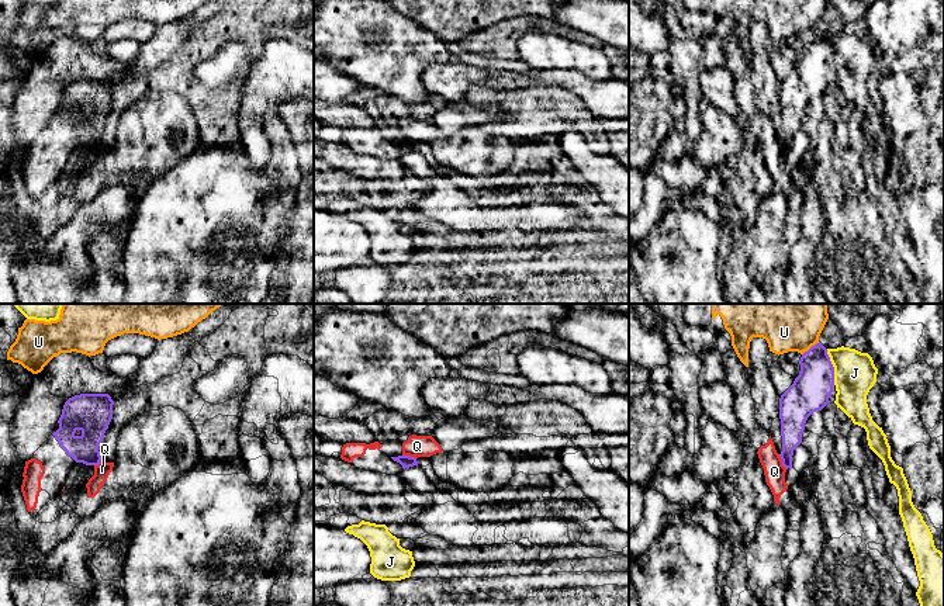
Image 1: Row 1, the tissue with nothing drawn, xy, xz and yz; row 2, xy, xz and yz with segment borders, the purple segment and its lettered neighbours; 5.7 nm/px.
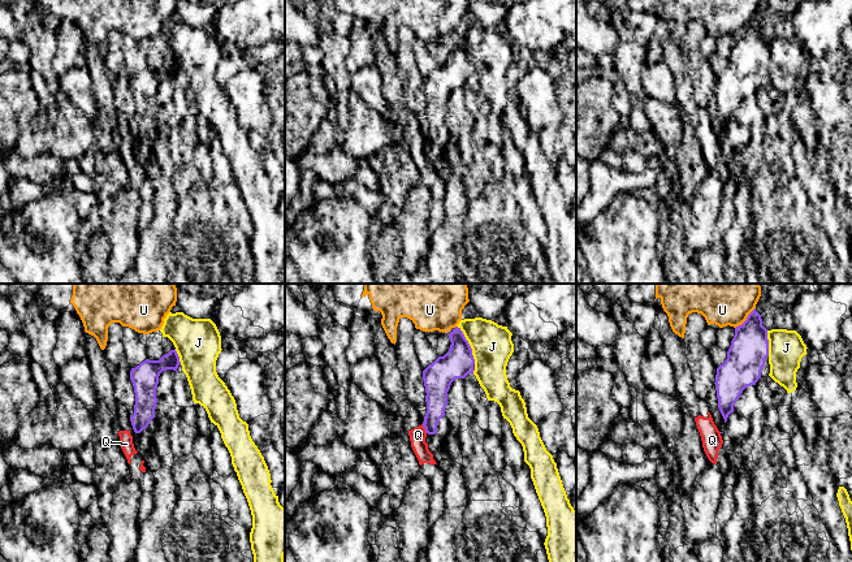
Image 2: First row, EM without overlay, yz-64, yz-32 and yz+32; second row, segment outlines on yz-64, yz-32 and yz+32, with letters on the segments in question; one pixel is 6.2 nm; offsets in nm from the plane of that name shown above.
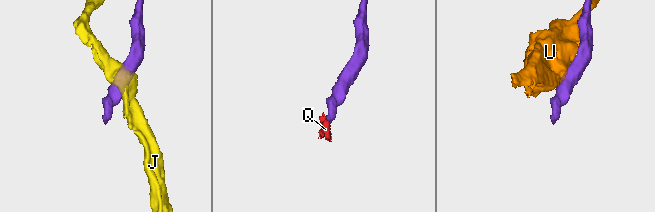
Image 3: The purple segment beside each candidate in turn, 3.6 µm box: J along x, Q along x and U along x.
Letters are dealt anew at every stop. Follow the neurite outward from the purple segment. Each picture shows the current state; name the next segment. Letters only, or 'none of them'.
Q

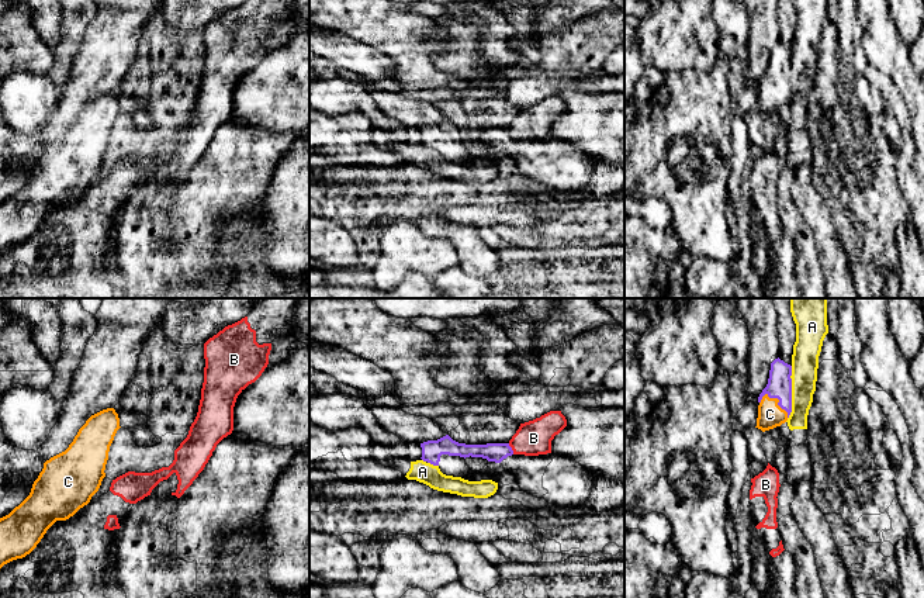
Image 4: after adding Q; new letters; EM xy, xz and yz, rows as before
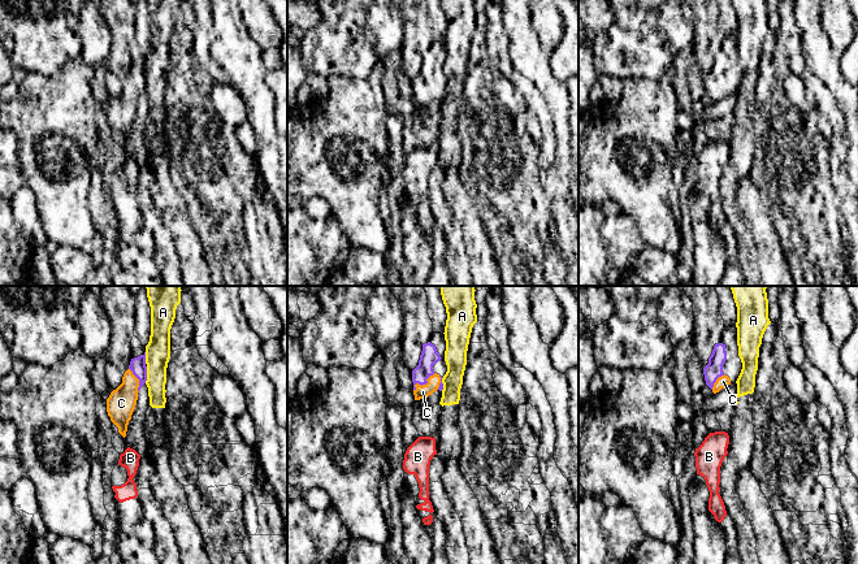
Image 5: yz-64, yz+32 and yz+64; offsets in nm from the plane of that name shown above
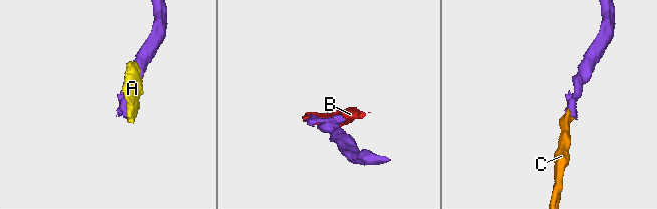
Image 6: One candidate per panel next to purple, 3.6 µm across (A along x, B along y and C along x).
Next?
C

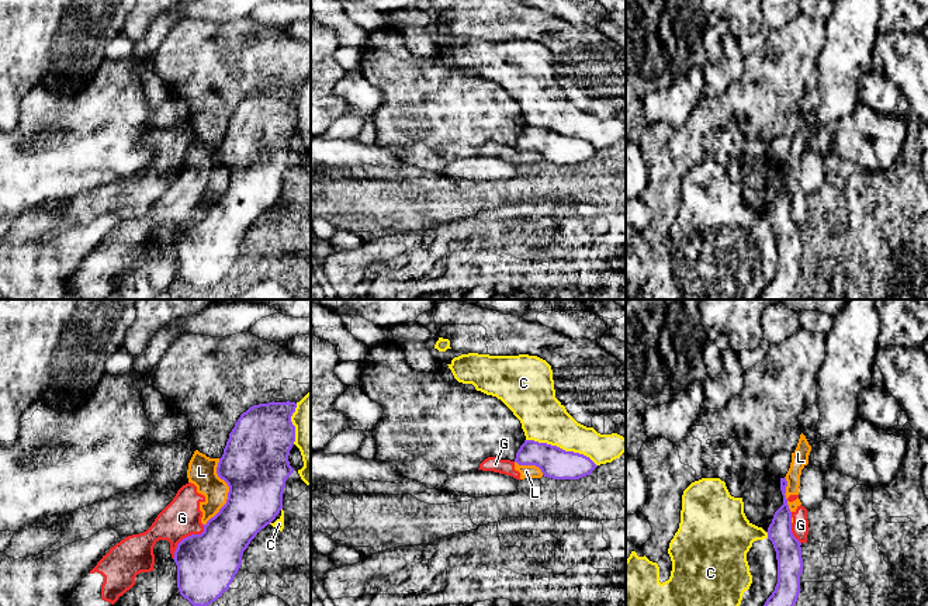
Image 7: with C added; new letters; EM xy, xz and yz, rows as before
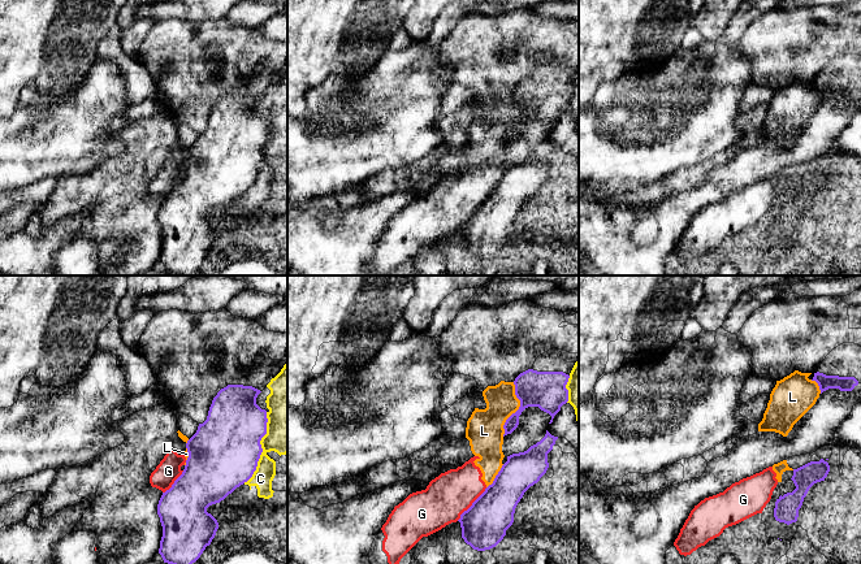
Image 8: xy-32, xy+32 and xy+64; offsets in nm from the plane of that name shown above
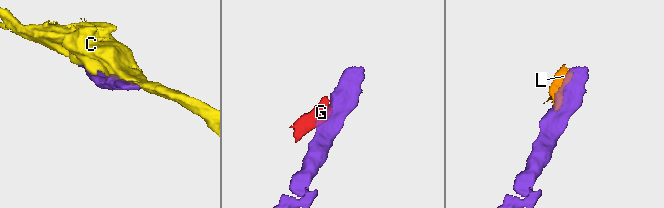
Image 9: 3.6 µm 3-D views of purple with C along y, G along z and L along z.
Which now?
none of them

